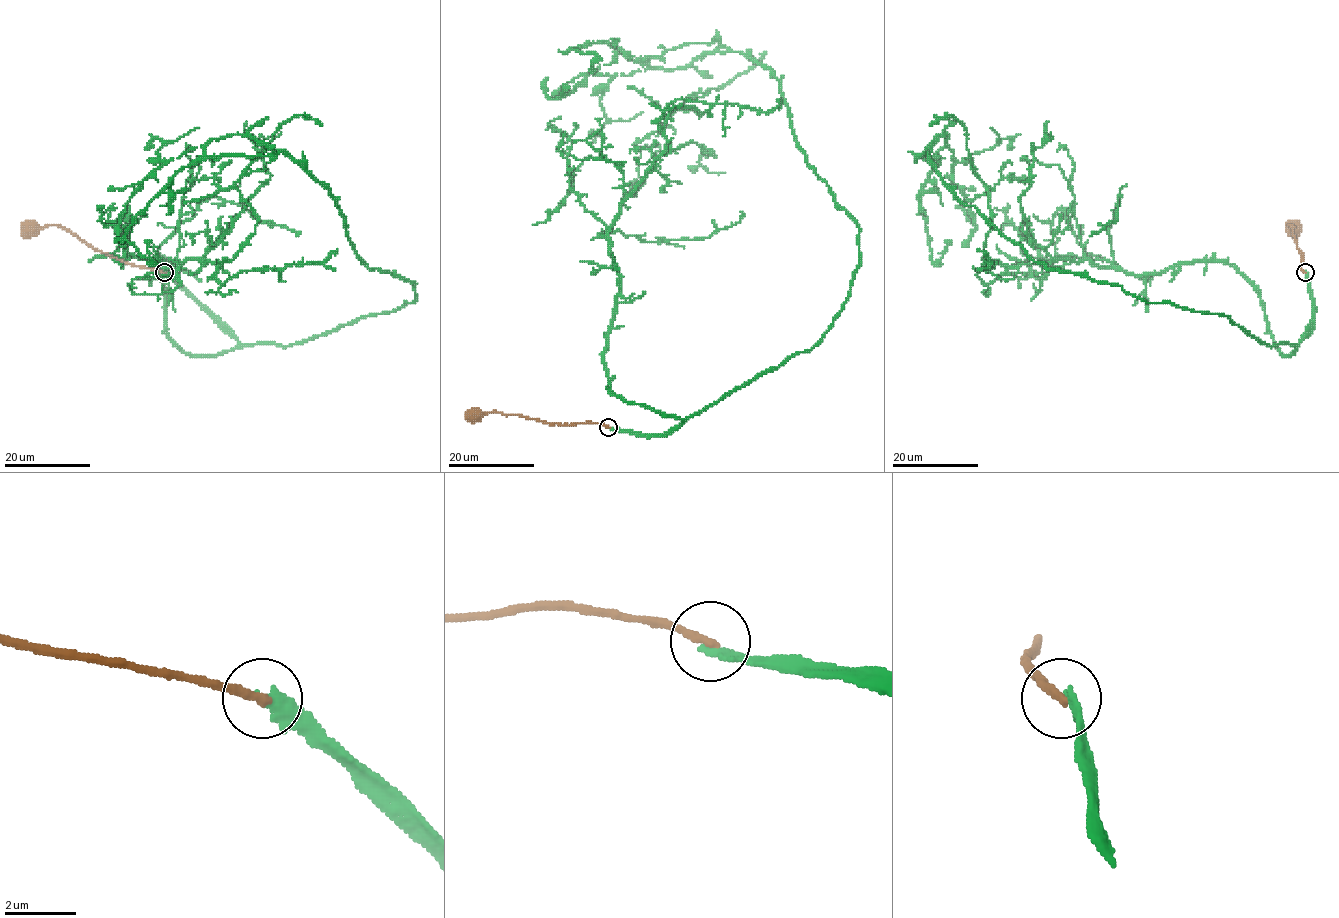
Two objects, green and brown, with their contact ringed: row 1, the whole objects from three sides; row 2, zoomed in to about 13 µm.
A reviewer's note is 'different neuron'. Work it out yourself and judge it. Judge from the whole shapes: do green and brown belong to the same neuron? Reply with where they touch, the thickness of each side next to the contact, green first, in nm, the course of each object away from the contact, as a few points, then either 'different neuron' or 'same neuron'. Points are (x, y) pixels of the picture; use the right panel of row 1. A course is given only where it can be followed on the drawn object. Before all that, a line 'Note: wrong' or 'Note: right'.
Note: right
place (1305, 272); calibres 260 and 240 nm; course green (1305, 272), (1308, 330), (1265, 344), (1226, 315), (1048, 270), (927, 151), (933, 263), (951, 240); course brown (1305, 272), (1301, 267), (1302, 253), (1293, 229); different neuron

